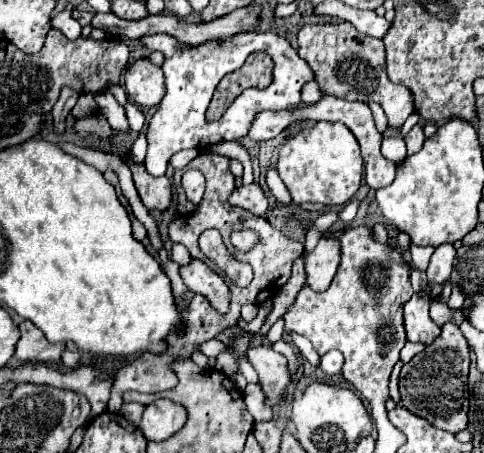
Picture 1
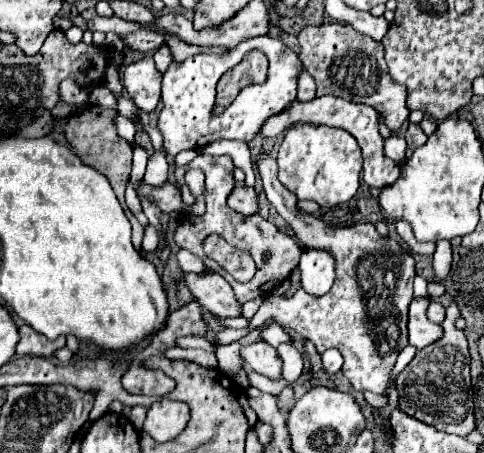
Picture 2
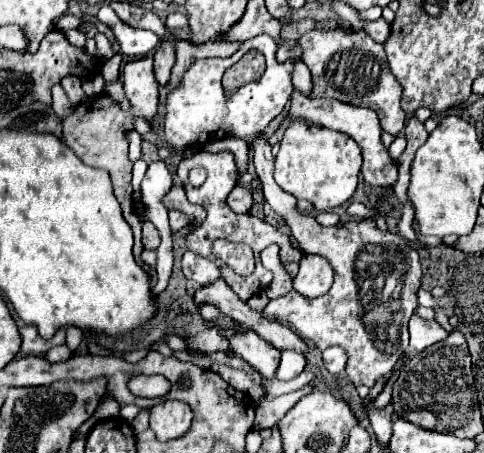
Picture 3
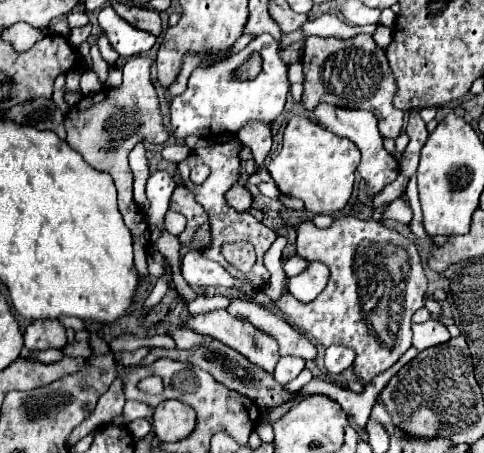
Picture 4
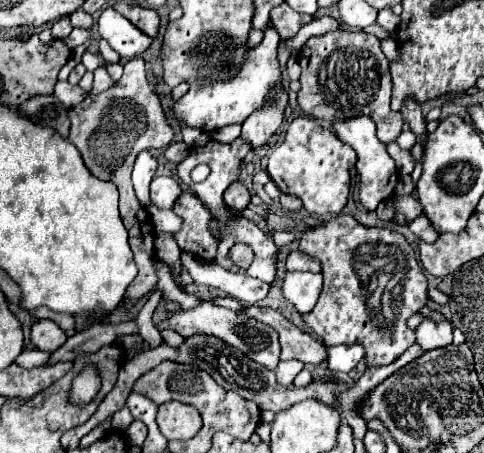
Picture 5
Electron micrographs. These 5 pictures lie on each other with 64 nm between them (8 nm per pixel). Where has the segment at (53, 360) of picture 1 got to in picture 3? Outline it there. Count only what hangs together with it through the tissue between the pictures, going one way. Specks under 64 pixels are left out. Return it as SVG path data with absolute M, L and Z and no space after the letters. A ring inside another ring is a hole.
M24 326L24 328L20 328L20 336L22 336L22 346L20 346L22 354L42 356L42 354L46 354L50 348L64 344L64 330L62 330L62 332L56 332L56 336L54 336L52 340L44 340L44 338L36 332L36 328Z

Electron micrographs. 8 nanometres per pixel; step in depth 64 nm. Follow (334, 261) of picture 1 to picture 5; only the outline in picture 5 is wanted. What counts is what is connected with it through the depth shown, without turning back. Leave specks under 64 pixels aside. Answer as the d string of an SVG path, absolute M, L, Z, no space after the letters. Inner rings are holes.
M294 272L284 278L282 292L298 312L310 312L322 290L322 272Z

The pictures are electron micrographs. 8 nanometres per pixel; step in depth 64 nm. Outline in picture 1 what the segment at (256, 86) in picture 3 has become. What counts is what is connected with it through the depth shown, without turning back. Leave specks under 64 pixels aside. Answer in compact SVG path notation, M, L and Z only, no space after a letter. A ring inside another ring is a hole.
M238 32L236 36L230 36L228 40L208 40L198 46L188 46L176 40L168 34L154 34L142 38L146 48L156 50L164 54L162 66L166 96L158 104L158 110L148 122L146 138L148 138L148 152L144 158L144 166L152 176L162 176L166 172L168 160L172 154L196 148L204 150L206 146L224 142L224 140L240 140L246 136L248 124L252 116L260 110L292 110L300 106L300 92L304 84L312 82L316 74L308 66L304 58L298 56L298 52L290 46L290 42L284 36L272 34L272 32ZM256 50L274 52L274 82L272 86L264 88L262 92L242 92L232 106L222 114L220 120L214 124L206 124L206 108L214 94L216 84L224 78L226 72L234 72L242 66L242 62Z

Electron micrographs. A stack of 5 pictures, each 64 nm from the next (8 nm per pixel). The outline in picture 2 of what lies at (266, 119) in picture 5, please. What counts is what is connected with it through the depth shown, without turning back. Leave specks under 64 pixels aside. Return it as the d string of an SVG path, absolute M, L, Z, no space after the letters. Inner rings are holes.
M258 156L258 170L264 182L266 198L276 212L292 226L304 248L324 248L336 258L336 280L328 294L312 296L300 288L292 298L268 296L250 320L248 330L226 328L218 334L216 344L230 344L256 326L264 324L266 318L274 316L286 330L294 330L304 340L310 340L322 354L326 348L336 348L344 356L344 376L350 380L354 390L386 394L392 368L398 352L408 344L406 320L408 304L414 298L412 280L416 276L414 258L392 238L382 238L374 224L356 222L352 226L328 226L312 214L296 210L294 194L278 180L278 166L272 156Z

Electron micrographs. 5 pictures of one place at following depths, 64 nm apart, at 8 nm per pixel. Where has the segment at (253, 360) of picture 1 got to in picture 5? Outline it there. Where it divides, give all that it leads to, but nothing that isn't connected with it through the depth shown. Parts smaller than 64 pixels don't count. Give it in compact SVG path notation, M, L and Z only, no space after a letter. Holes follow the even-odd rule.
M204 302L204 304L200 304L198 308L194 308L190 312L180 312L178 316L172 316L170 320L158 324L158 330L164 330L164 328L172 328L182 336L194 336L194 334L216 336L216 338L224 340L226 344L232 344L234 348L244 352L254 362L266 366L268 370L274 370L276 364L278 364L280 344L278 344L278 334L272 328L268 328L268 326L264 326L264 324L260 324L260 322L248 318L248 316L240 316L238 312L218 308L212 302Z

